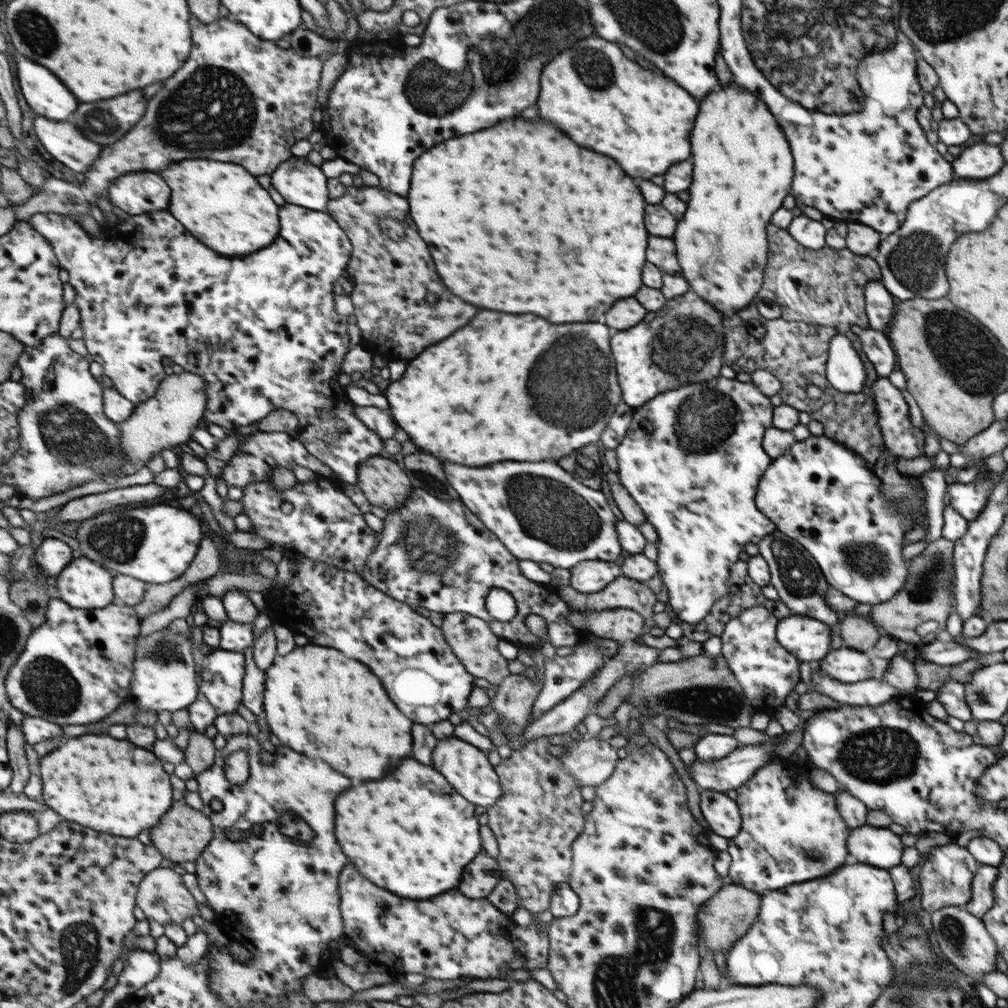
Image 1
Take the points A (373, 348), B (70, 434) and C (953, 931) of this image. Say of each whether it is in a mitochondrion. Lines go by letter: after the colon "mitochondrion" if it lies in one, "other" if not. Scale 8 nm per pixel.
A: other
B: mitochondrion
C: mitochondrion

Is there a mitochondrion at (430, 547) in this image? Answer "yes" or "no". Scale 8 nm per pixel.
yes

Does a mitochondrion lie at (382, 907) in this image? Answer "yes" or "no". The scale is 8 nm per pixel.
yes

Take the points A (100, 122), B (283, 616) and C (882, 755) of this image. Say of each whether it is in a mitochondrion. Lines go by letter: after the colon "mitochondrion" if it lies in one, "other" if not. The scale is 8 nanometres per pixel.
A: mitochondrion
B: other
C: mitochondrion

